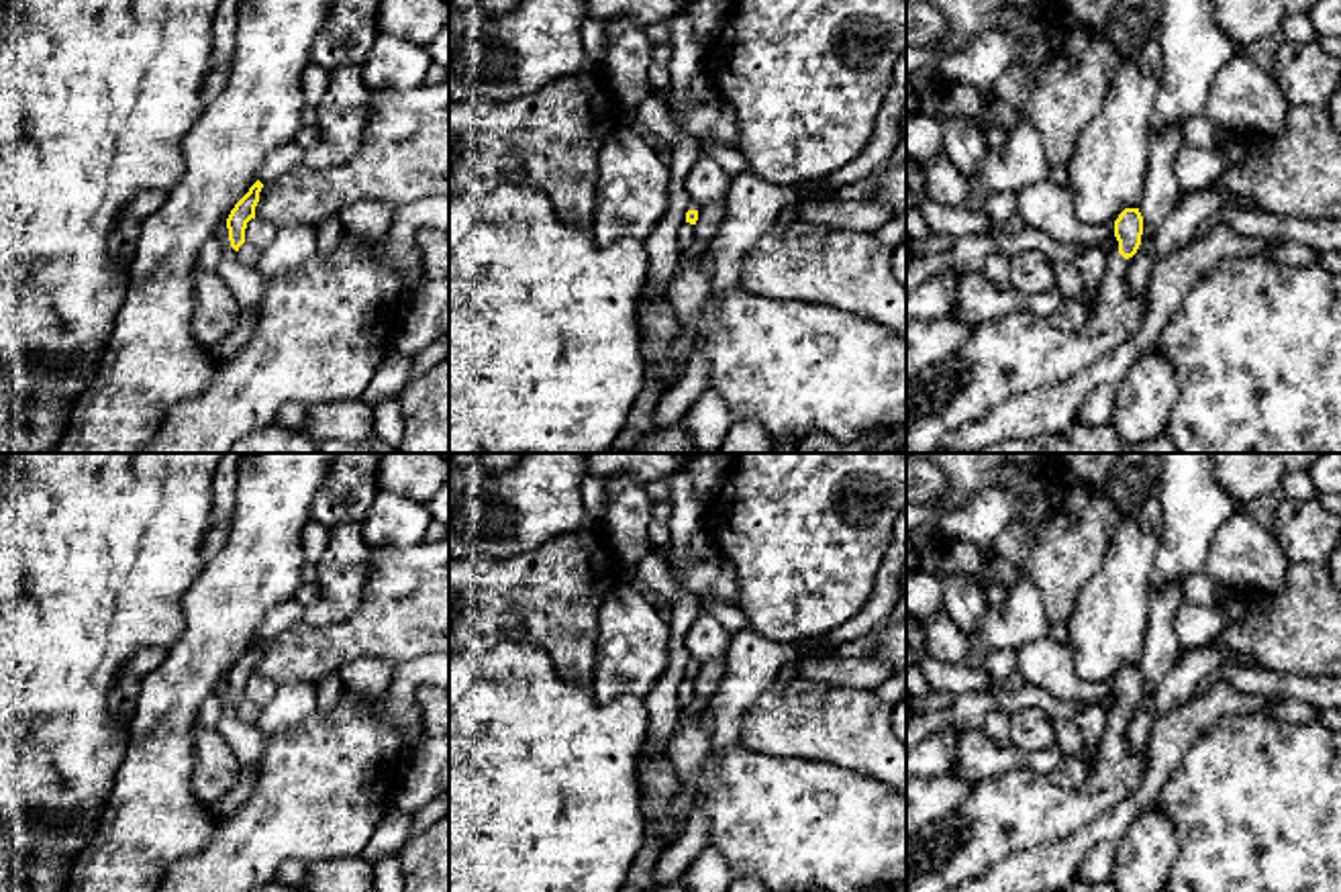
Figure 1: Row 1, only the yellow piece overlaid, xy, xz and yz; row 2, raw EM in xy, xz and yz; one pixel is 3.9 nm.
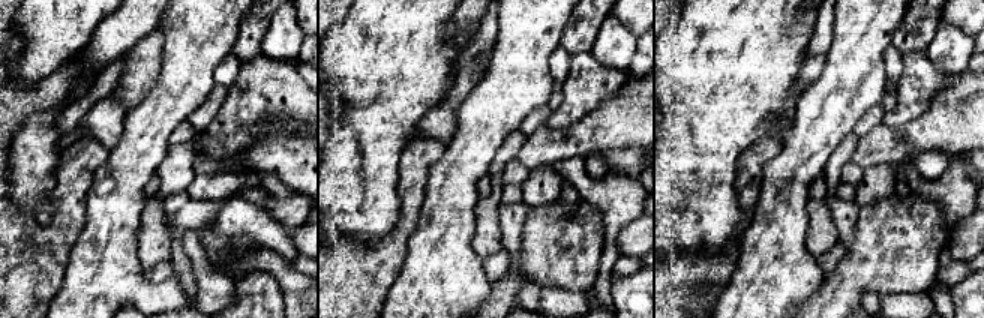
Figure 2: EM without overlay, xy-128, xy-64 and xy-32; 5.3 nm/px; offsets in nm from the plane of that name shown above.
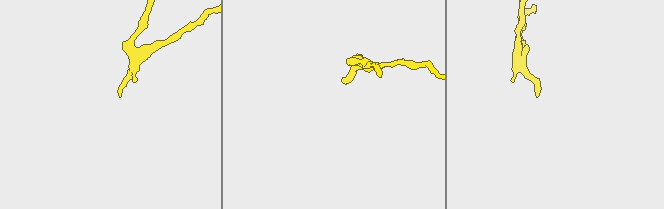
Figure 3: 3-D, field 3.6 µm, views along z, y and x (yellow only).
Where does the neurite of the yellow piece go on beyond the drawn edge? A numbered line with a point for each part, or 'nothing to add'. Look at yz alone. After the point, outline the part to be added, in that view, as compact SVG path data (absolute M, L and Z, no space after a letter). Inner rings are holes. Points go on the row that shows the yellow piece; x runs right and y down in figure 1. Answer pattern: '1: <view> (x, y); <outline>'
1: yz (1019, 352); M1121 253L1110 255L1096 296L1096 306L1080 331L1063 333L1047 316L1012 310L976 327L974 335L953 357L908 382L906 453L935 453L947 433L984 418L1012 396L1074 378L1108 355L1141 327L1147 294L1133 294L1129 290L1127 259Z

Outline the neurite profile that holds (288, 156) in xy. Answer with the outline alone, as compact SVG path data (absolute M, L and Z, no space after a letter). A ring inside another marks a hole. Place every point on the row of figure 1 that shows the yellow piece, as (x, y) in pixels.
M286 143L278 149L274 149L267 159L263 161L261 169L259 169L259 182L261 184L269 184L276 178L280 178L282 174L286 174L288 169L296 167L302 163L304 157L304 147L298 143Z

